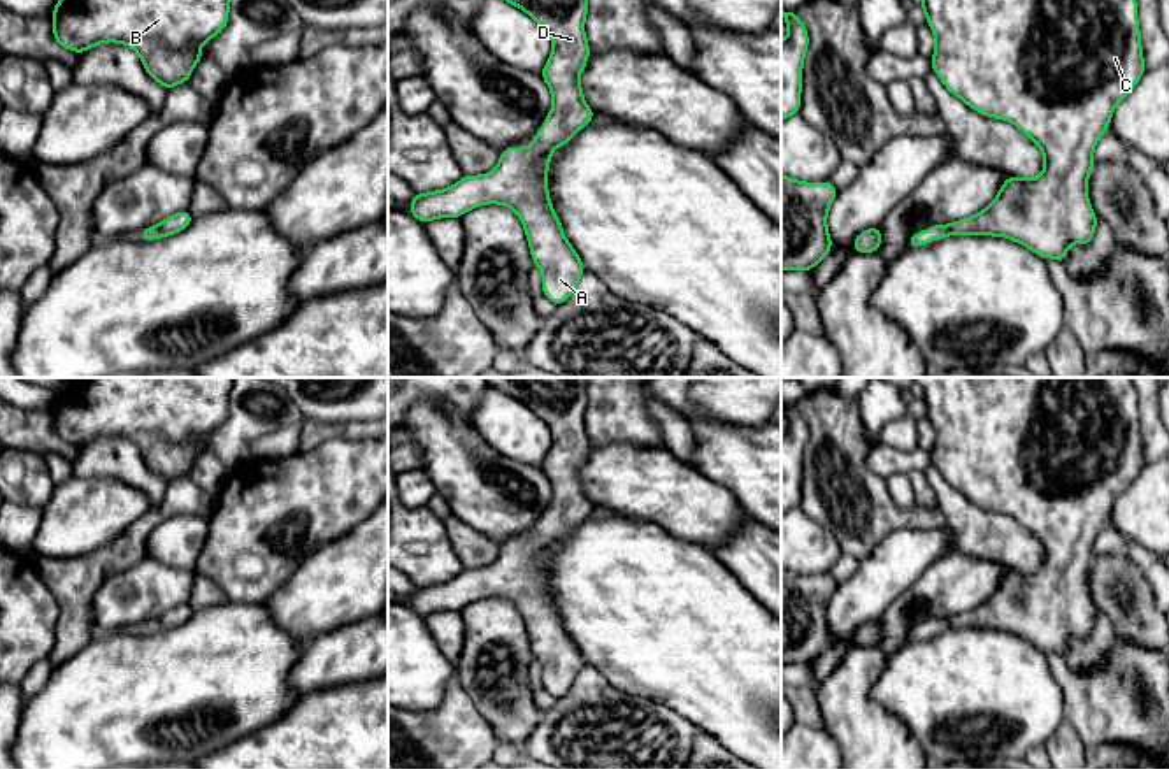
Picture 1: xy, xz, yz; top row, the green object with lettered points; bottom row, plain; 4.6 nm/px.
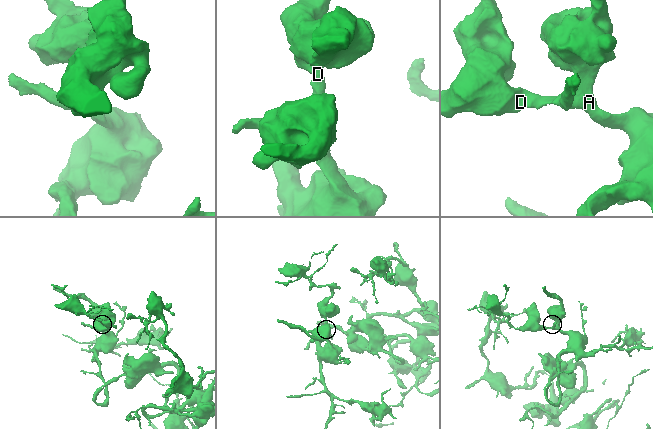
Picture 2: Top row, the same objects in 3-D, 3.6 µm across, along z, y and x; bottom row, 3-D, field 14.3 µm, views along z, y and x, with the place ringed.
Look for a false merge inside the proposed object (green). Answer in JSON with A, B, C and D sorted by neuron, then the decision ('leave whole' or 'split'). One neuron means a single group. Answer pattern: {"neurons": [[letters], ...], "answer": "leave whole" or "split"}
{"neurons": [["A", "B", "C", "D"]], "answer": "leave whole"}

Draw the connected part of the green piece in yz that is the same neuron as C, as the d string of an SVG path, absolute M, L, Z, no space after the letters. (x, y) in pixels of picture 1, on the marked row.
M922 0L920 9L927 14L927 25L936 37L936 51L932 54L932 70L939 75L946 90L957 95L965 105L976 109L983 116L999 118L1016 125L1032 142L1036 142L1044 156L1044 169L1036 179L1023 179L1011 176L1000 186L993 202L978 214L948 223L934 225L923 232L916 232L909 237L907 248L927 246L929 241L939 241L946 235L995 235L1008 237L1018 244L1023 244L1041 258L1067 260L1067 248L1074 244L1090 244L1097 226L1097 216L1094 214L1087 193L1088 176L1095 165L1094 147L1109 126L1115 107L1132 91L1141 75L1144 74L1141 32L1137 21L1136 0Z

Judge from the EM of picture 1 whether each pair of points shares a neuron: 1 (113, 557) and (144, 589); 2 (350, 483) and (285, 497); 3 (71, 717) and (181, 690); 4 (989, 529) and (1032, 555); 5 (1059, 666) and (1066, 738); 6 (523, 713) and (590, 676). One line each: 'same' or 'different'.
1: different
2: same
3: same
4: same
5: different
6: different

